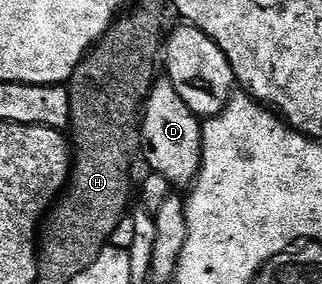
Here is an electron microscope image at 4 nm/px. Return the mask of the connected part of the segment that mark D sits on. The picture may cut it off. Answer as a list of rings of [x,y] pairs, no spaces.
[[[166,81],[156,82],[143,104],[139,125],[139,151],[141,159],[151,166],[154,174],[165,177],[172,188],[190,188],[199,175],[203,163],[203,129],[200,116],[194,115],[177,97]]]

